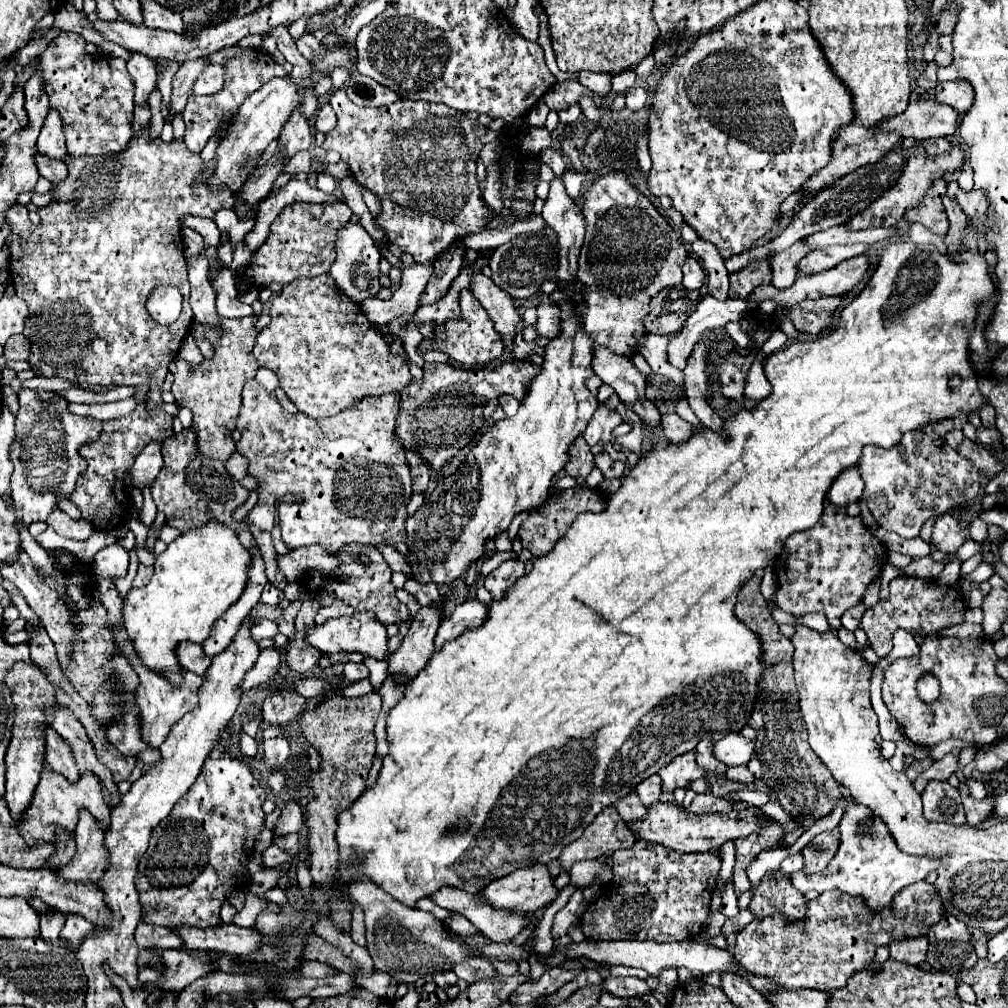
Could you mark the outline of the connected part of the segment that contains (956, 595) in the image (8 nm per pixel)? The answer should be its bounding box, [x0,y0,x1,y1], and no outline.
[859,574,965,656]

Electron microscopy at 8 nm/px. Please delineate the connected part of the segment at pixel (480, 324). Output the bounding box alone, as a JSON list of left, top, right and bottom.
[417,290,503,364]

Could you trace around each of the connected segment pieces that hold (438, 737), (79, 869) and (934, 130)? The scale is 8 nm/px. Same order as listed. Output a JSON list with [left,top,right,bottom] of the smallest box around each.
[[329,224,995,908],[57,814,107,884],[879,100,959,140]]

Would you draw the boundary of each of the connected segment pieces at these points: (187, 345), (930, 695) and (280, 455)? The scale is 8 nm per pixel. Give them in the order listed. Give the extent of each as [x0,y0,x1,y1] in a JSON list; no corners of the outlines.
[[179,332,203,364],[917,674,939,702],[237,380,411,554]]

